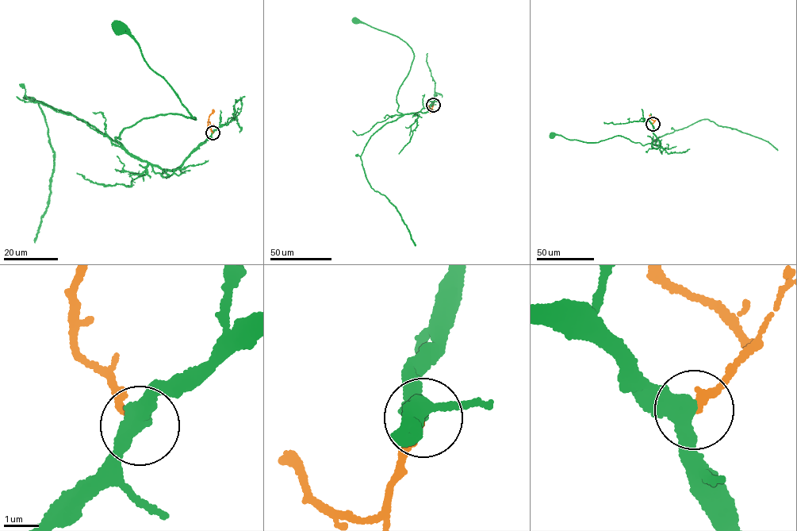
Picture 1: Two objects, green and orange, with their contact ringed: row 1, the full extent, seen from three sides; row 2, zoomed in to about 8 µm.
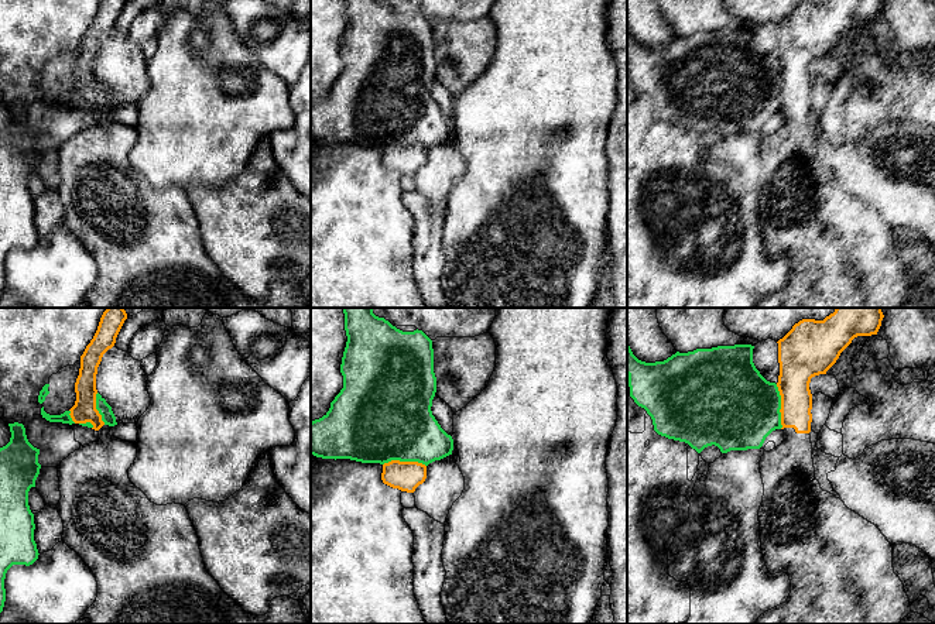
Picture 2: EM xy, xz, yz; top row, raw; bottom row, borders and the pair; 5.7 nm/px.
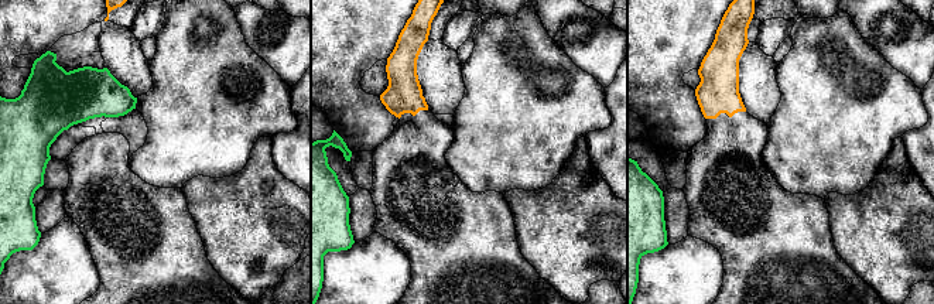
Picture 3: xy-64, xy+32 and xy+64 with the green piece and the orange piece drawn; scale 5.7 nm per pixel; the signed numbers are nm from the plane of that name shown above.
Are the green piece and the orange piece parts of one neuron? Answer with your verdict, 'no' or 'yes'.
no

